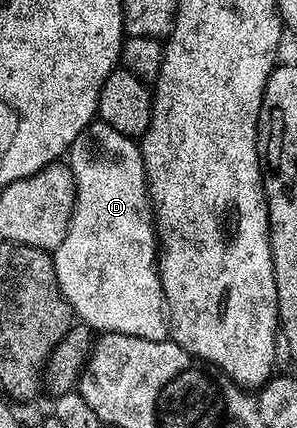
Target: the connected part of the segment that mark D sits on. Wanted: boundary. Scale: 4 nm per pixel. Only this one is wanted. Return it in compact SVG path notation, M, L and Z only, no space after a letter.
M97 119L77 136L75 143L71 143L67 164L73 172L77 198L67 235L63 243L52 250L61 294L74 314L94 331L126 333L152 341L166 340L169 323L161 274L157 272L157 230L153 224L153 206L149 199L149 184L145 178L140 144L127 135L119 135L119 131Z

